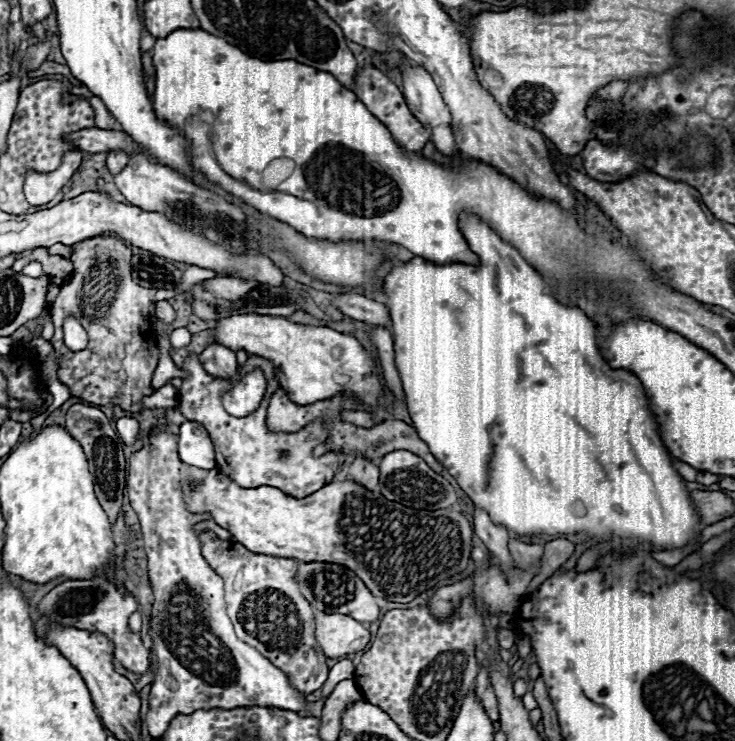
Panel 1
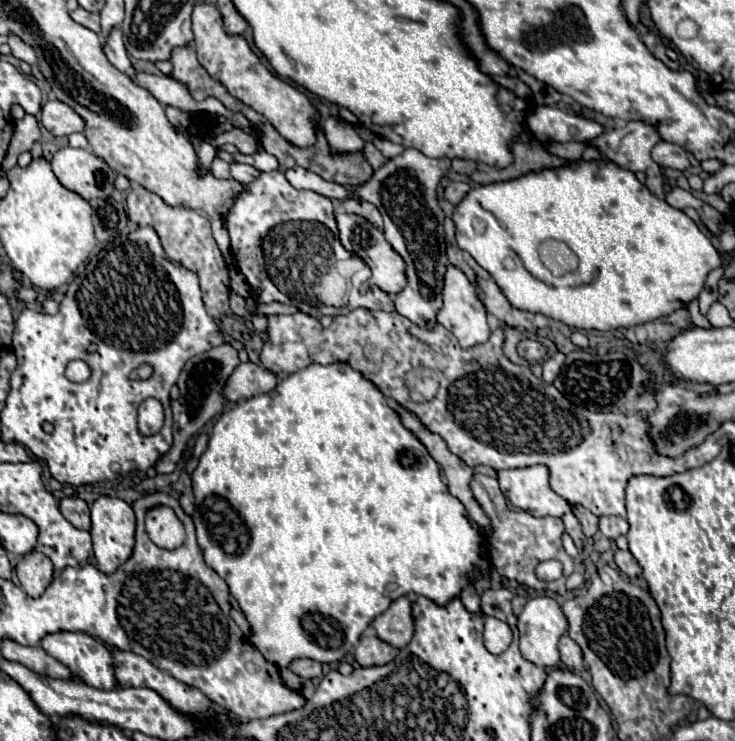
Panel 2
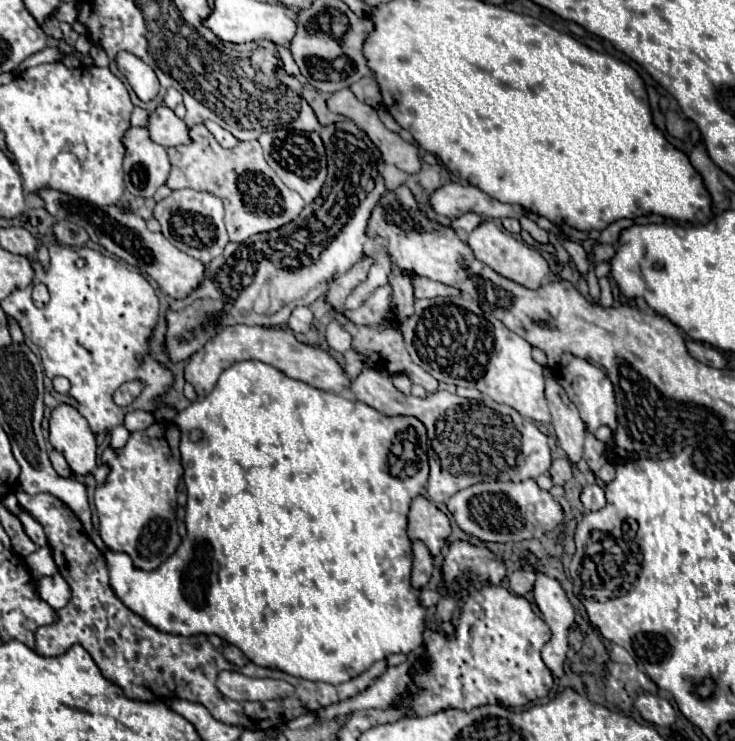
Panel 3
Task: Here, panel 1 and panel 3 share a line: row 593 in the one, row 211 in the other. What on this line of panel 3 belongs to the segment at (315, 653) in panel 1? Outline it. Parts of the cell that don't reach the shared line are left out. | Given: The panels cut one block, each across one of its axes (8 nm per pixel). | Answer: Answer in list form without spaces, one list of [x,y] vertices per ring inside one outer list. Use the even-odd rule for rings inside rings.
[[[202,124],[190,128],[190,136],[190,144],[168,148],[172,170],[166,186],[170,190],[192,188],[218,196],[224,202],[224,222],[232,242],[244,242],[254,234],[276,230],[300,214],[300,210],[304,208],[304,200],[296,192],[288,190],[274,174],[274,170],[264,160],[262,146],[256,140],[240,142],[234,150],[226,150]]]

